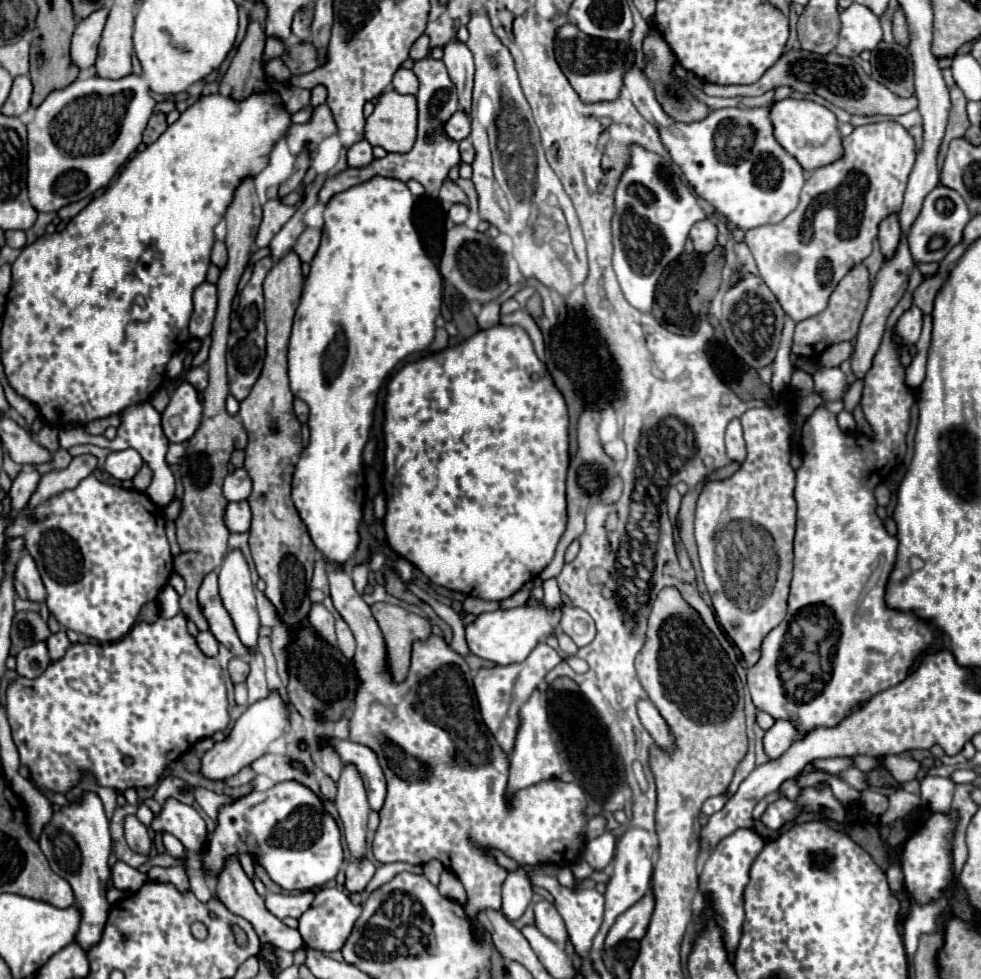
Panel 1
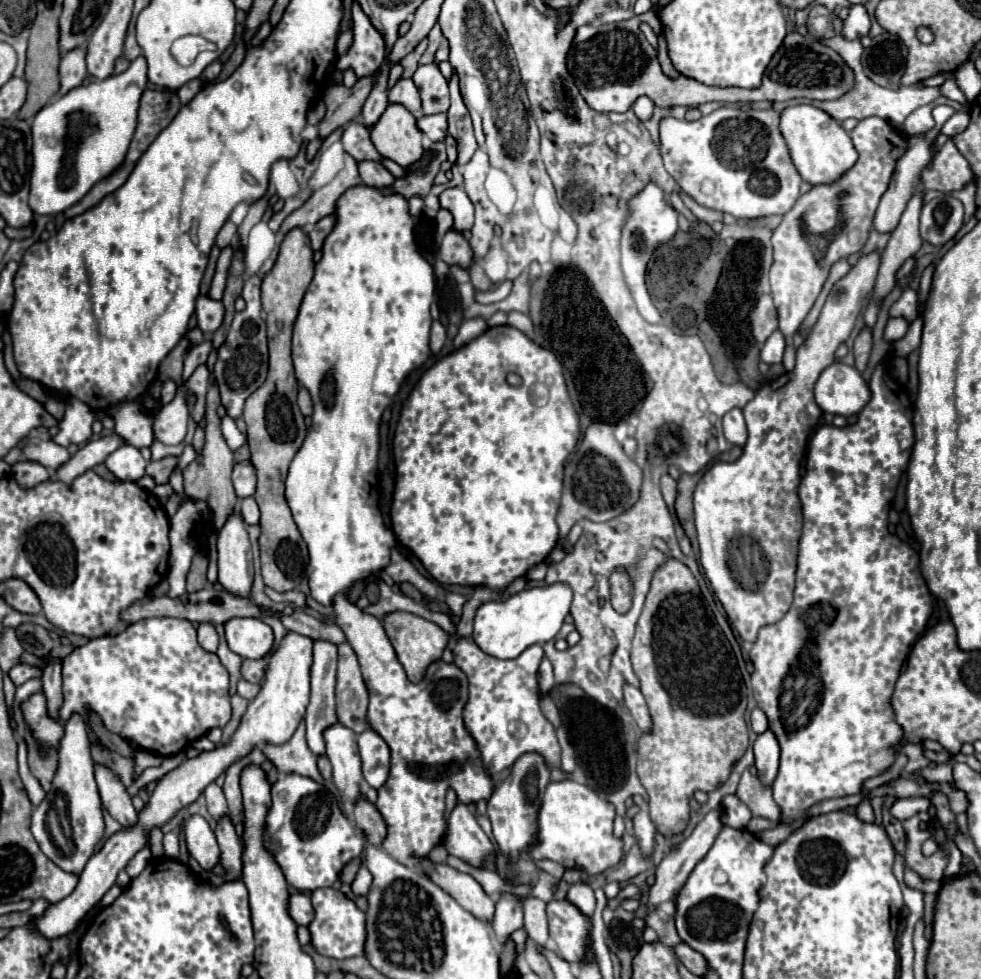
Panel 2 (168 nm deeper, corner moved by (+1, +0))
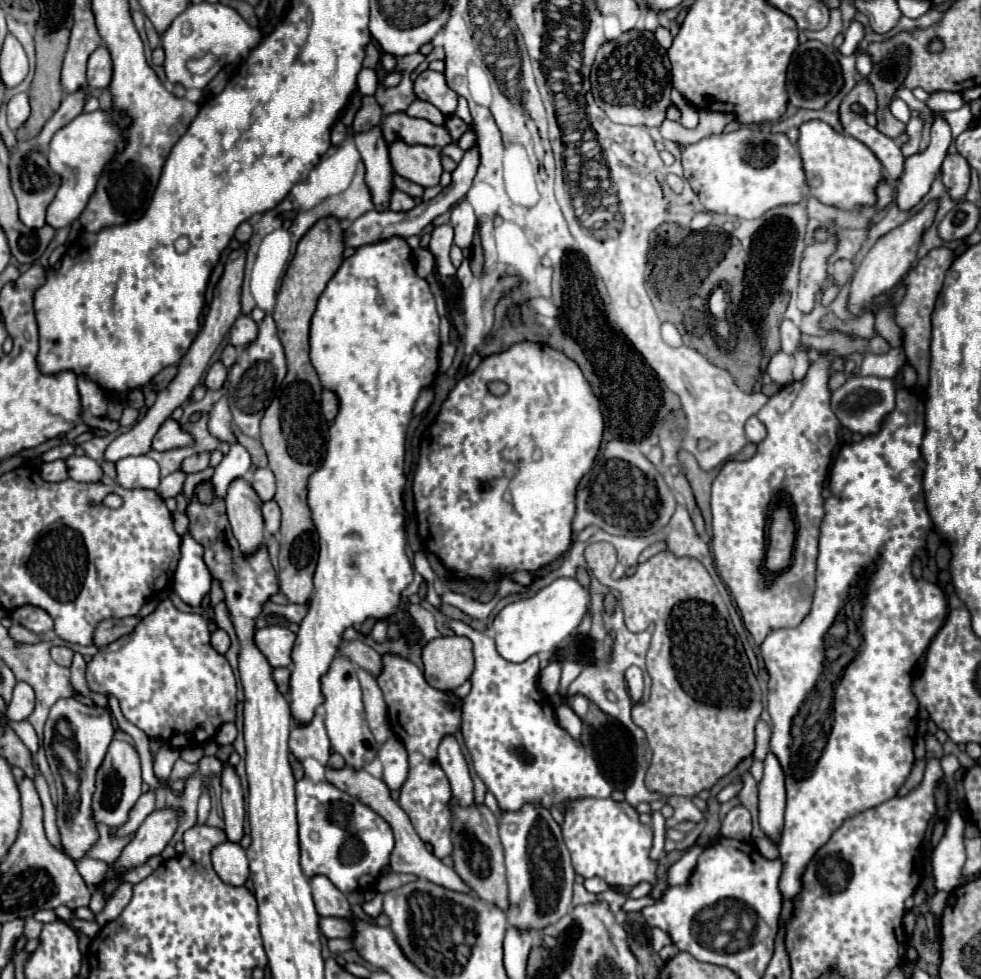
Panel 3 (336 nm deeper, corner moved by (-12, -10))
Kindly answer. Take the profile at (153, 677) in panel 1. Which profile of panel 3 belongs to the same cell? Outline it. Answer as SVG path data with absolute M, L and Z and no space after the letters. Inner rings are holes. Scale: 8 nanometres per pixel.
M163 601L149 617L145 617L139 625L137 625L137 631L105 645L105 647L99 647L97 655L87 663L87 673L85 673L85 679L87 679L87 687L95 693L101 693L101 695L113 695L117 697L117 701L121 703L121 711L123 711L123 717L127 721L131 721L133 725L137 725L147 737L155 737L155 739L161 739L165 743L169 743L169 747L173 749L185 749L185 747L197 747L197 745L203 745L207 743L209 739L213 741L215 735L217 735L217 729L225 723L235 723L235 717L237 717L237 679L233 675L233 669L231 665L227 663L227 659L223 655L219 655L211 643L209 643L209 629L207 629L207 621L201 617L201 615L195 615L195 613L183 613L179 609L173 607L171 601Z

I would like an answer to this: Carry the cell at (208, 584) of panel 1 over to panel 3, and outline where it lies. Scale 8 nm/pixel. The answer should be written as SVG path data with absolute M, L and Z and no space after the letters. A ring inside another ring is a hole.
M269 625L255 631L253 637L257 649L267 657L271 667L287 667L291 665L291 649L295 643L295 635L289 627Z

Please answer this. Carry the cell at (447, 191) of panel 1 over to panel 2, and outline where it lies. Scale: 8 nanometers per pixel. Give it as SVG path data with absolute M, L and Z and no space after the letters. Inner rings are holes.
M452 187L442 191L440 195L442 209L448 209L454 217L452 229L456 231L470 231L474 225L474 205L460 187Z

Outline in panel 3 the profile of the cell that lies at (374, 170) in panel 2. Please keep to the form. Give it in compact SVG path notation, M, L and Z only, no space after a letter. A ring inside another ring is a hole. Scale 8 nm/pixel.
M393 189L391 191L391 201L389 201L389 209L391 211L409 211L415 207L415 201L411 195L399 191L399 189Z

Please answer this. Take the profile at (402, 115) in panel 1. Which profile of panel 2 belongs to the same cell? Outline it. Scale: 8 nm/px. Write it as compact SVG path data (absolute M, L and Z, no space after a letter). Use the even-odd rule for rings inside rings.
M388 105L378 123L370 129L370 137L378 153L392 159L402 169L410 169L424 157L422 133L416 127L416 117L402 105Z

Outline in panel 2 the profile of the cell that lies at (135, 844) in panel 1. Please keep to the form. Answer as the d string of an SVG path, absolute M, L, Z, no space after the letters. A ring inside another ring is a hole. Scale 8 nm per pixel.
M94 765L94 777L100 793L102 807L122 825L130 827L136 823L136 809L132 807L132 797L118 779L118 775L106 765Z

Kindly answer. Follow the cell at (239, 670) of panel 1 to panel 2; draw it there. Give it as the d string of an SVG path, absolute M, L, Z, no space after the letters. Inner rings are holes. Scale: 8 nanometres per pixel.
M244 659L242 663L242 677L250 683L260 683L266 671L266 659Z

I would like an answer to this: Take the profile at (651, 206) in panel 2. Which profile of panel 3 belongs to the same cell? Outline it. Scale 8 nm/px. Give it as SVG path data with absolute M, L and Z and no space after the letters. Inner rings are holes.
M665 321L665 323L661 325L661 333L663 333L663 341L665 341L667 345L671 345L671 347L679 347L679 345L683 343L679 331L677 331L675 325L669 323L669 321Z

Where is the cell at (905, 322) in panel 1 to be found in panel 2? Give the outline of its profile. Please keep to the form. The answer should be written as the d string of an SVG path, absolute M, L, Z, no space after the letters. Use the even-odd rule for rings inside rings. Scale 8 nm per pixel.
M890 319L886 329L884 329L884 341L888 343L894 343L898 339L902 339L908 331L908 323L904 319Z

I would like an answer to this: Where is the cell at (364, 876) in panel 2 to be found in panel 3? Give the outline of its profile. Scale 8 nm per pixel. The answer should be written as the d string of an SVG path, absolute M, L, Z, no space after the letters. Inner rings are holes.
M377 893L371 901L367 901L367 903L363 905L363 911L365 911L369 917L377 917L377 915L381 913L381 901L383 901L383 895Z

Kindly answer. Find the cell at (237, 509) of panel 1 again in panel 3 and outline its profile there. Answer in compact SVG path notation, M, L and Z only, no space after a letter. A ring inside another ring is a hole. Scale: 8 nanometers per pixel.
M269 501L269 503L263 503L263 521L265 521L265 529L267 533L275 535L279 531L279 505L275 501Z

